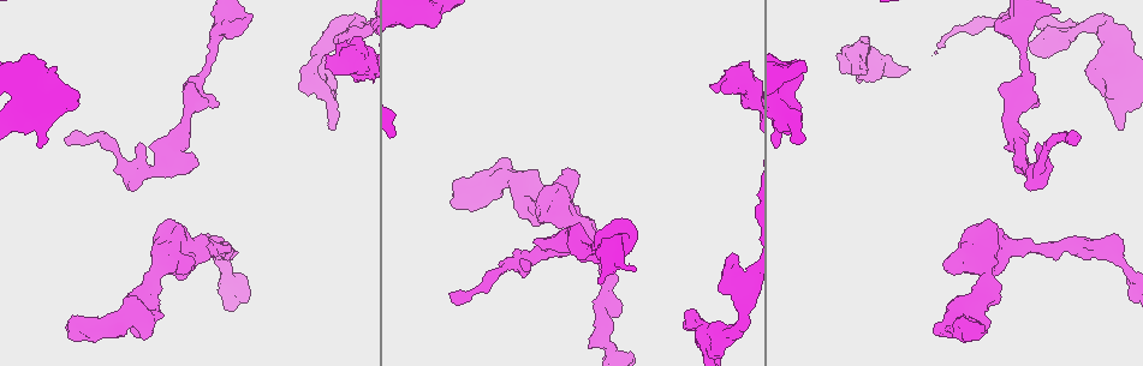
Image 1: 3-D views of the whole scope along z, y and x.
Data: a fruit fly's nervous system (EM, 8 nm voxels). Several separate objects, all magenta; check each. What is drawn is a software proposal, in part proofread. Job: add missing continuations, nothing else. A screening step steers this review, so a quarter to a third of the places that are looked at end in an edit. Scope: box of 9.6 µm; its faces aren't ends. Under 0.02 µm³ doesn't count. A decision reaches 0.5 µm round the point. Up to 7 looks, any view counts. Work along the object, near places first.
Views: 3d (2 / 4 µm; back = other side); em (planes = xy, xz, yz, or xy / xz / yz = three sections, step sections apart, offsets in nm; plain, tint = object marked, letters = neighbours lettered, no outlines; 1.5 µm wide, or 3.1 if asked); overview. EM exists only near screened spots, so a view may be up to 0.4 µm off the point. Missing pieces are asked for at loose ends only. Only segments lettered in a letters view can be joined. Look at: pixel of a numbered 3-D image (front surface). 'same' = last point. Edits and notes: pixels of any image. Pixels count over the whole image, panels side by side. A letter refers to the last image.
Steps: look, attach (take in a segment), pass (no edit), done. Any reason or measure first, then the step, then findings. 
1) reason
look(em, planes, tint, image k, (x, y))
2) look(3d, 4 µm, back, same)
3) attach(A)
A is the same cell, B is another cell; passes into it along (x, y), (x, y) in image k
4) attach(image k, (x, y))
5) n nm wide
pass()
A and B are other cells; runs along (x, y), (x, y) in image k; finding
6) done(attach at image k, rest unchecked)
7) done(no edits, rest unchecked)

free end
look(3d, 2 µm, image 1, (66, 143))

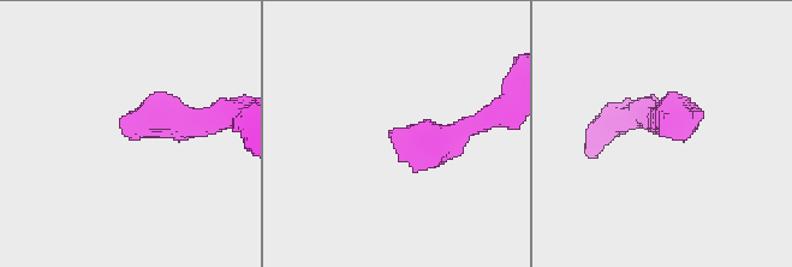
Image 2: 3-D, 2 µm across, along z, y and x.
now the EM
look(em, yz, step 8, letters, image 2, (390, 134))

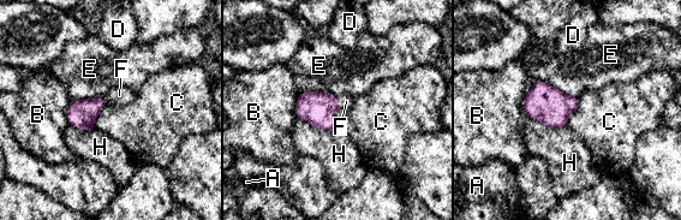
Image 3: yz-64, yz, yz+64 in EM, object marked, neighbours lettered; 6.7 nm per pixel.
look(em, planes, letters, same)

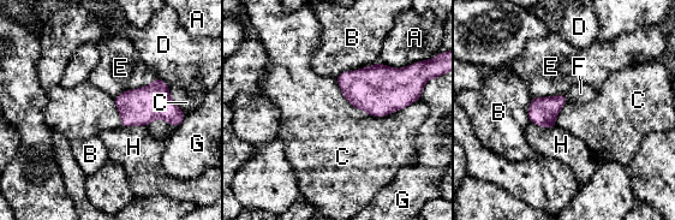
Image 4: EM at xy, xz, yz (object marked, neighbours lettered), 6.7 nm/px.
attach(F)
F is the same cell, A, B, C, D, E, G and H are other cells; passes into it along (543, 111), (567, 97), (580, 93) in image 4; it goes on there

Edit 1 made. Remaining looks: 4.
branch stops here
look(em, yz, step 8, tint, image 1, (193, 161))

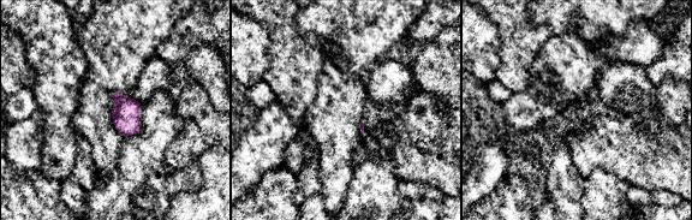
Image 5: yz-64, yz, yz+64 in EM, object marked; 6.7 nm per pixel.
cut it another way
look(em, planes, letters, same)

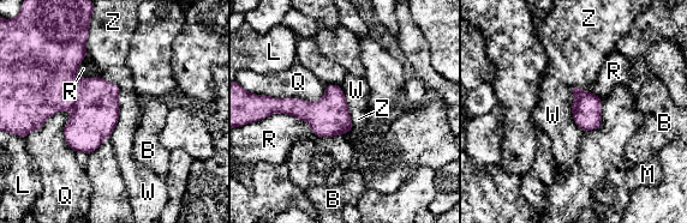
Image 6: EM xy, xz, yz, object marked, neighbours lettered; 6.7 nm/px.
R touches over 420 nm
pass()
B, L, M, Q, R, W and Z are other cells; border along (101, 77), (119, 88), (108, 137) in image 6; none of them fits

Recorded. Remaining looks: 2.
look(3d, 2 µm, image 1, (588, 347))

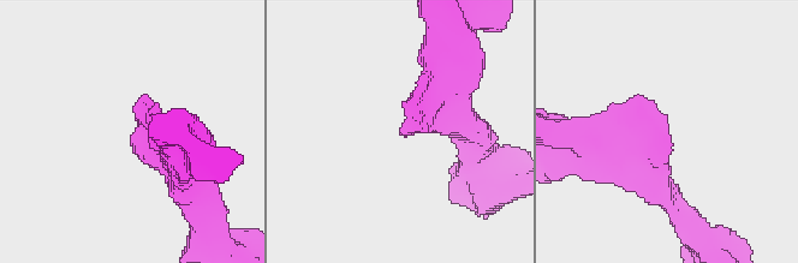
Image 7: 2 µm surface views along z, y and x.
arms of 220, 320 nm
look(em, planes, letters, image 7, (405, 137))

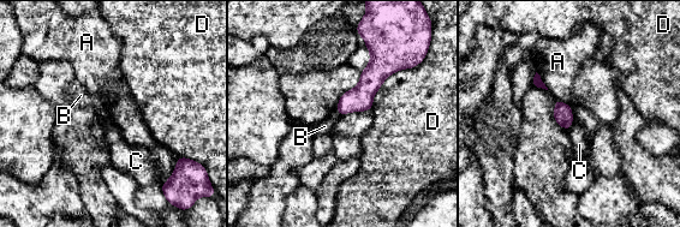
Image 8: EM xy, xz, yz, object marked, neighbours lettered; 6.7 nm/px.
pass()
A, B, C and D are other cells; none of them fits

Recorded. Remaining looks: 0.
done(attach at image 4, rest unchecked)

